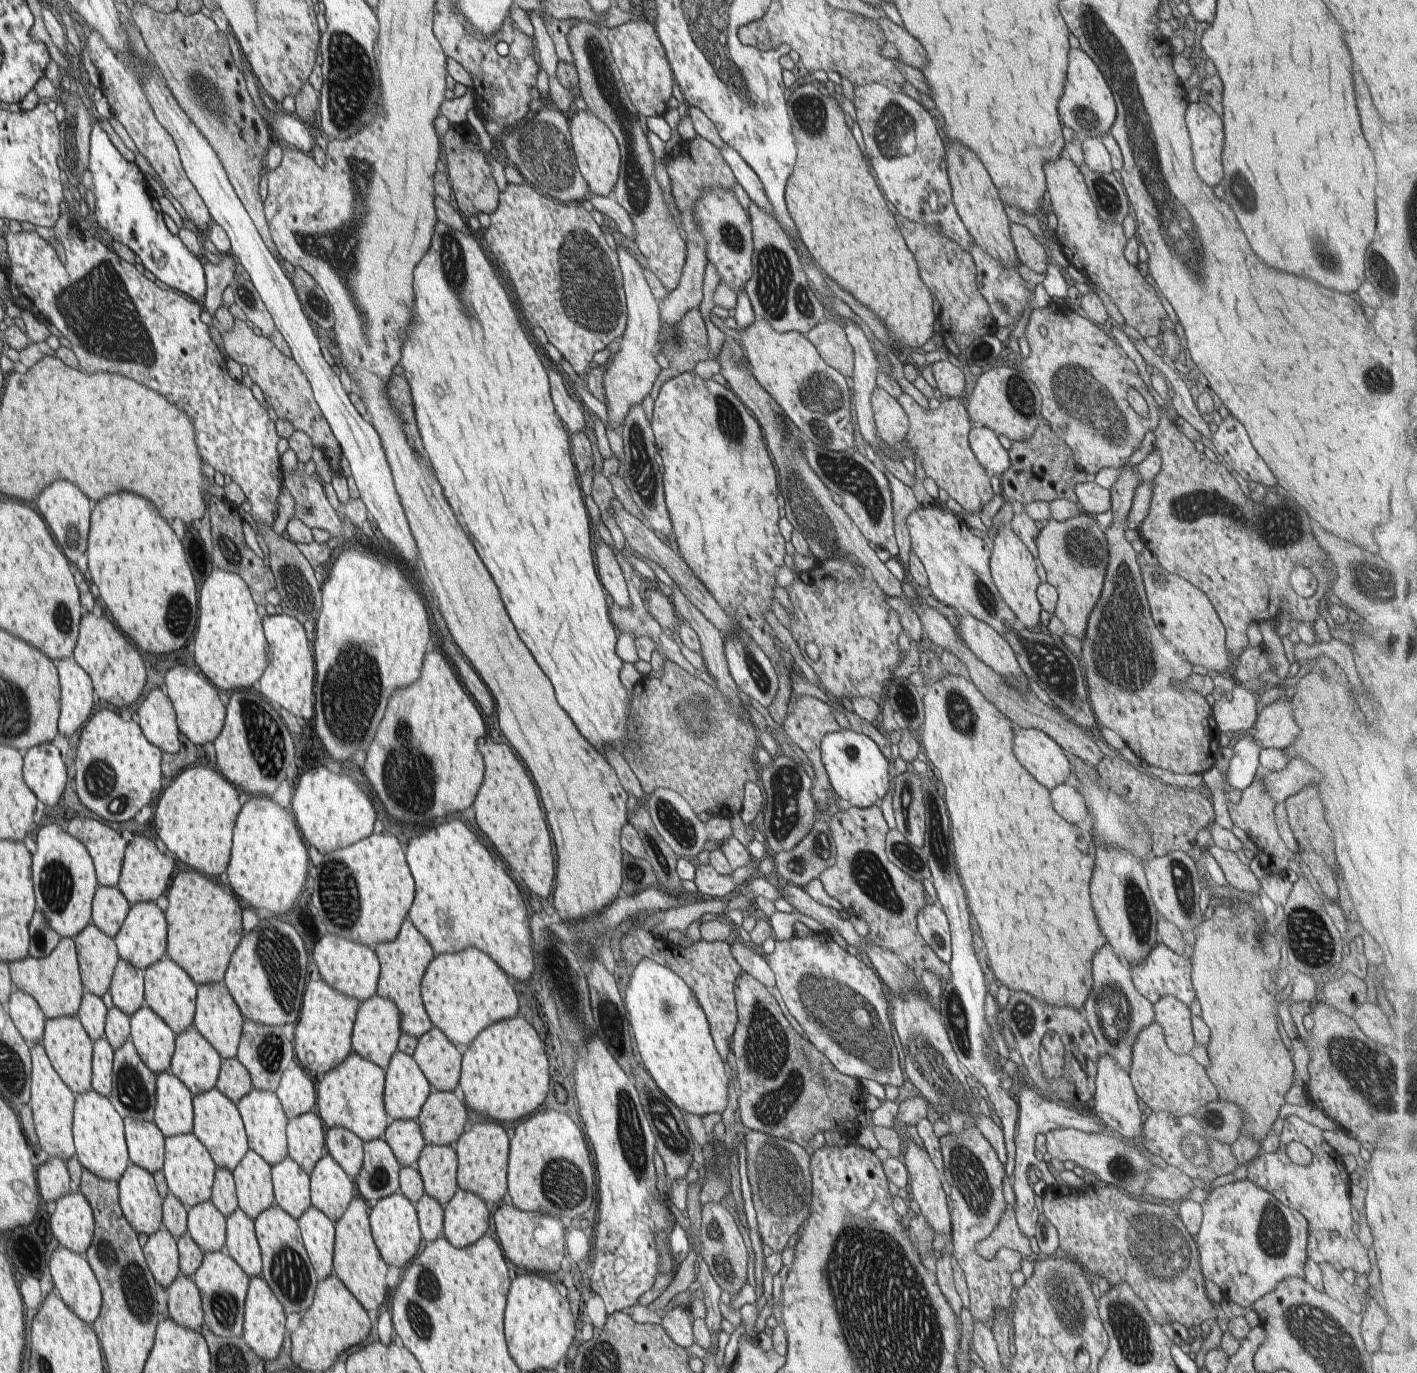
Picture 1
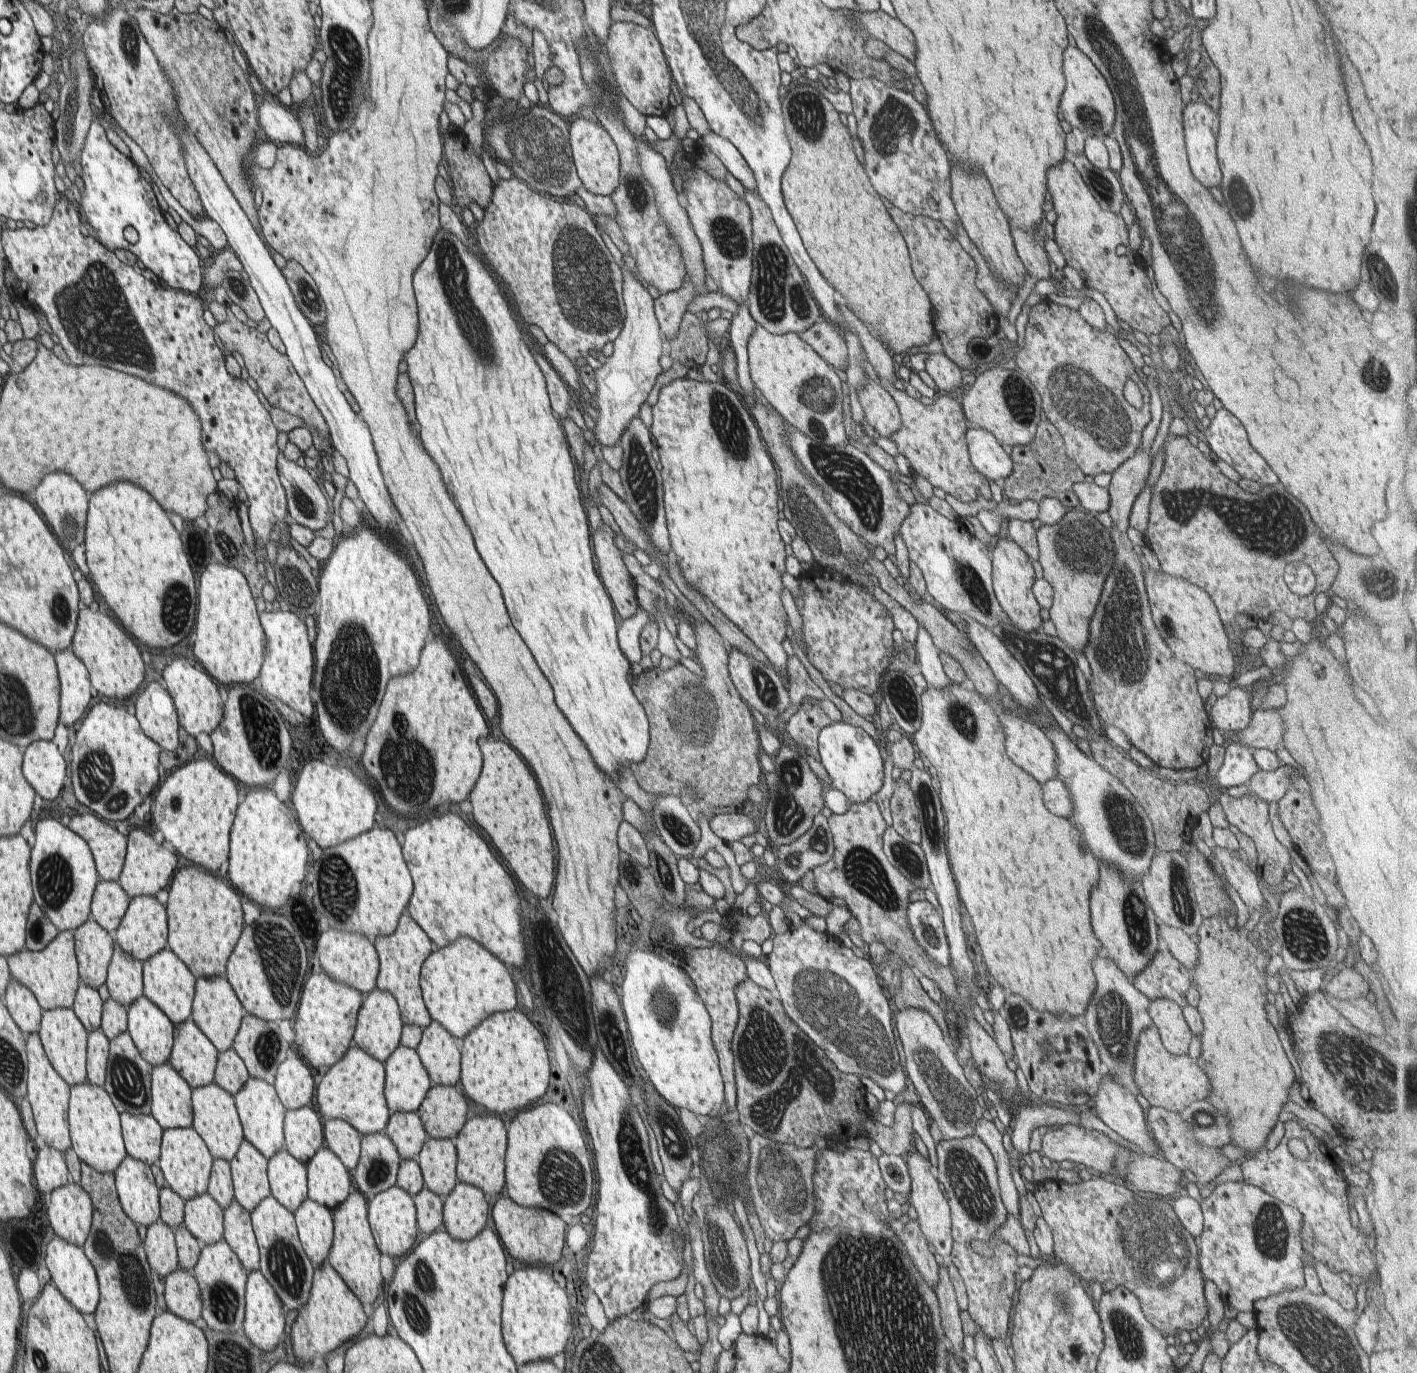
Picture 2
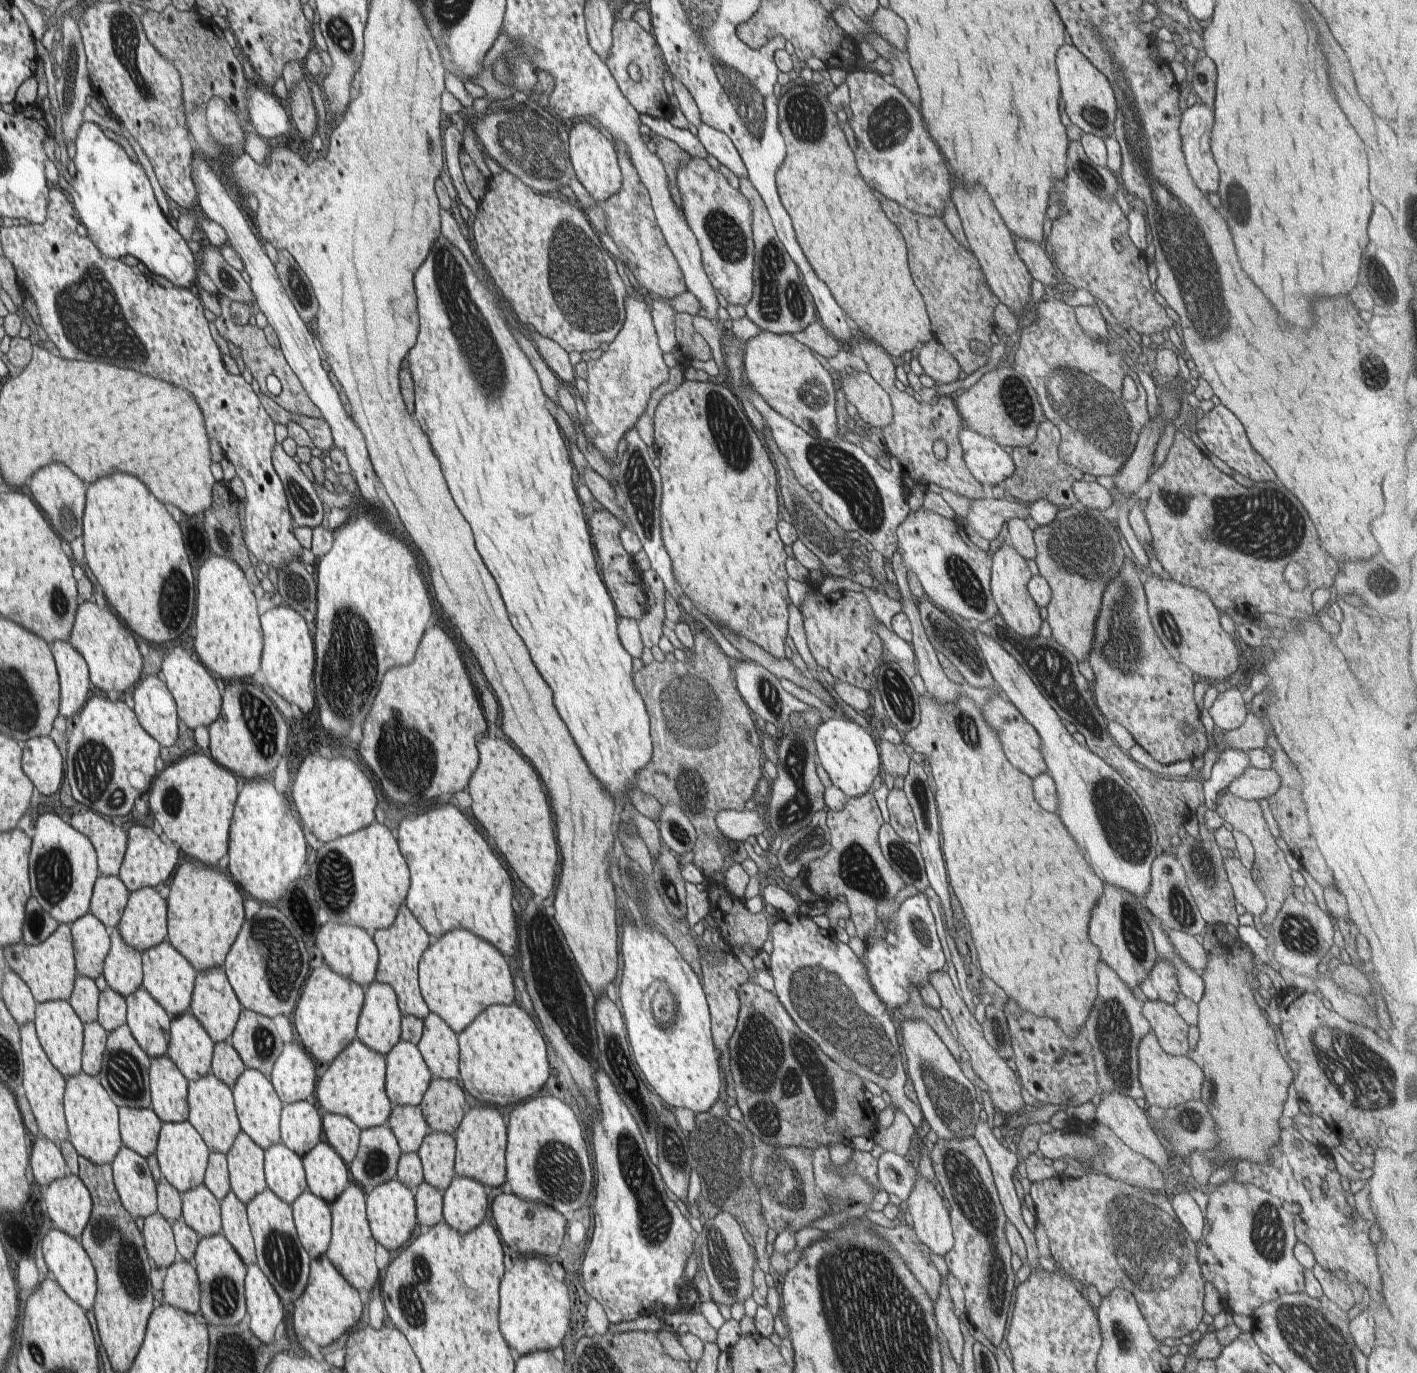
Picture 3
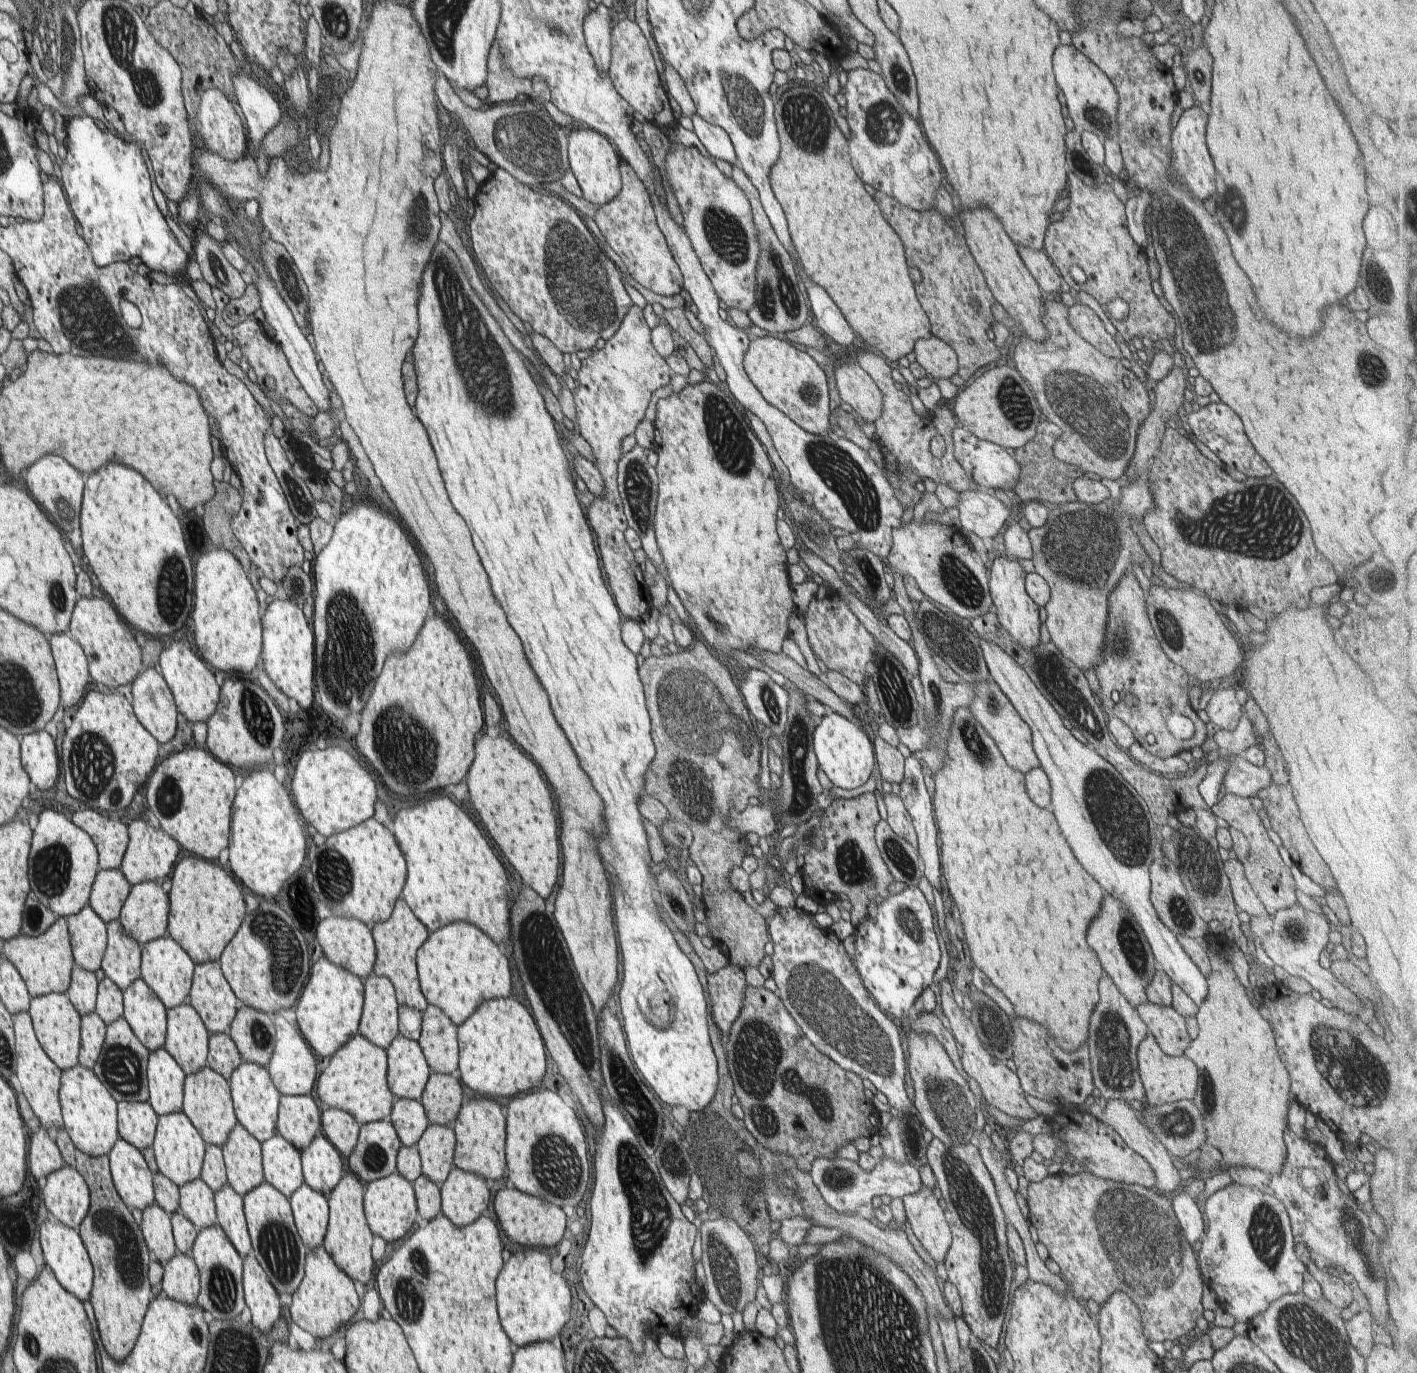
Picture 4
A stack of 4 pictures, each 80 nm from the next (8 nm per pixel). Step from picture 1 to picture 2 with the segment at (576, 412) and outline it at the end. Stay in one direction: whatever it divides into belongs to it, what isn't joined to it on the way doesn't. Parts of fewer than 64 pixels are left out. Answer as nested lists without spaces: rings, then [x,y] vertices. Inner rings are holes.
[[[534,354],[534,358],[538,366],[542,369],[546,382],[548,382],[548,394],[550,394],[554,412],[560,418],[568,419],[569,410],[571,407],[574,408],[574,402],[572,396],[570,396],[570,392],[565,389],[566,382],[561,379],[560,375],[557,375],[556,369],[549,363],[546,357]]]

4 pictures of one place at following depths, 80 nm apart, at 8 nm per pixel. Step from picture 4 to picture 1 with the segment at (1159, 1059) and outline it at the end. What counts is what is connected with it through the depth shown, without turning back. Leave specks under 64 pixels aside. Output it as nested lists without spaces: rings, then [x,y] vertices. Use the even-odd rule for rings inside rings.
[[[1156,1022],[1145,1026],[1138,1033],[1131,1048],[1128,1073],[1137,1097],[1153,1112],[1192,1117],[1197,1109],[1219,1098],[1216,1085],[1210,1080],[1207,1070],[1192,1055],[1177,1055],[1172,1052],[1166,1044],[1162,1026]]]

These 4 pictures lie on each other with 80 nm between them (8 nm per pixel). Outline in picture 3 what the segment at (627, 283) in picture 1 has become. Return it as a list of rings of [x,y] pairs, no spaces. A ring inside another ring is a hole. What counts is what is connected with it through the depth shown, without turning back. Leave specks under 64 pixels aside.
[[[636,284],[634,289],[637,296],[627,294],[625,298],[625,319],[620,332],[609,343],[606,352],[598,352],[593,359],[586,362],[588,401],[585,406],[588,422],[584,428],[595,448],[600,450],[611,466],[615,464],[619,442],[646,411],[652,390],[669,378],[669,366],[658,346],[651,309],[644,299],[646,292]]]

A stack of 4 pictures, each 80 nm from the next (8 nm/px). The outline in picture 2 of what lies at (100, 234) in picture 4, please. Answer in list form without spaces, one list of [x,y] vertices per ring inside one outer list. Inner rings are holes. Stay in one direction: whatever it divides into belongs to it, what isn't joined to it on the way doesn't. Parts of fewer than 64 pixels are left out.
[[[96,119],[91,122],[86,135],[80,162],[85,190],[78,206],[82,204],[82,210],[98,234],[98,240],[111,251],[116,248],[130,250],[145,268],[152,270],[168,286],[192,294],[200,292],[202,268],[196,252],[166,224],[151,185],[142,177],[136,163],[108,141],[104,127]],[[126,228],[136,230],[136,242],[126,240]]]

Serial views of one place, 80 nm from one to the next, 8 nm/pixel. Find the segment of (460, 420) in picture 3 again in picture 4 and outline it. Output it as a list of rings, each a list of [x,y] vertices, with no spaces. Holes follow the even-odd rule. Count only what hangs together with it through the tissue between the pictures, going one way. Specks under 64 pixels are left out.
[[[439,242],[437,248],[438,250],[434,250],[434,258],[430,258],[430,266],[426,268],[426,274],[422,274],[420,300],[417,304],[418,312],[421,315],[421,333],[417,336],[417,342],[413,346],[412,353],[418,387],[415,409],[421,422],[423,424],[426,422],[424,424],[425,429],[429,430],[430,442],[433,442],[434,450],[437,452],[447,493],[452,494],[450,498],[455,509],[465,518],[471,530],[473,545],[489,574],[495,597],[498,598],[499,603],[503,606],[513,629],[519,634],[526,650],[527,659],[549,694],[553,713],[561,724],[562,730],[569,738],[570,744],[580,761],[580,766],[590,777],[593,787],[598,791],[605,804],[607,831],[603,837],[597,839],[597,851],[602,860],[610,863],[617,872],[616,876],[610,876],[610,882],[613,890],[615,929],[618,944],[620,944],[620,952],[622,952],[622,984],[620,984],[622,990],[618,992],[618,1004],[620,1004],[622,1010],[623,1029],[627,1038],[629,1053],[636,1068],[642,1073],[645,1083],[659,1096],[660,1100],[671,1106],[685,1106],[689,1111],[701,1111],[712,1102],[712,1098],[714,1098],[714,1094],[718,1090],[717,1056],[714,1055],[710,1034],[708,1033],[710,1014],[707,1010],[708,997],[705,995],[703,984],[700,982],[692,961],[688,956],[684,956],[684,951],[678,948],[672,932],[668,930],[668,926],[658,916],[656,902],[658,902],[659,897],[657,896],[658,892],[655,884],[656,874],[651,872],[653,863],[648,850],[648,836],[642,824],[644,818],[638,808],[639,798],[644,793],[645,774],[655,757],[655,744],[651,735],[651,720],[646,706],[645,690],[639,677],[639,667],[636,665],[636,655],[622,640],[621,622],[623,618],[614,598],[608,592],[608,588],[604,584],[604,578],[602,578],[602,572],[600,572],[600,558],[598,558],[598,552],[596,552],[596,546],[594,546],[591,526],[587,521],[585,501],[578,493],[574,478],[572,478],[572,470],[570,470],[570,462],[568,462],[567,458],[569,451],[562,448],[562,442],[560,442],[558,430],[554,426],[554,420],[546,412],[540,388],[532,380],[532,376],[530,376],[522,356],[510,344],[510,340],[502,332],[502,328],[496,322],[496,318],[482,304],[480,296],[476,296],[476,292],[472,290],[472,286],[470,286],[470,282],[468,282],[468,278],[464,274],[464,268],[460,261],[458,261],[458,256],[454,253],[454,250],[450,249],[443,242]]]

